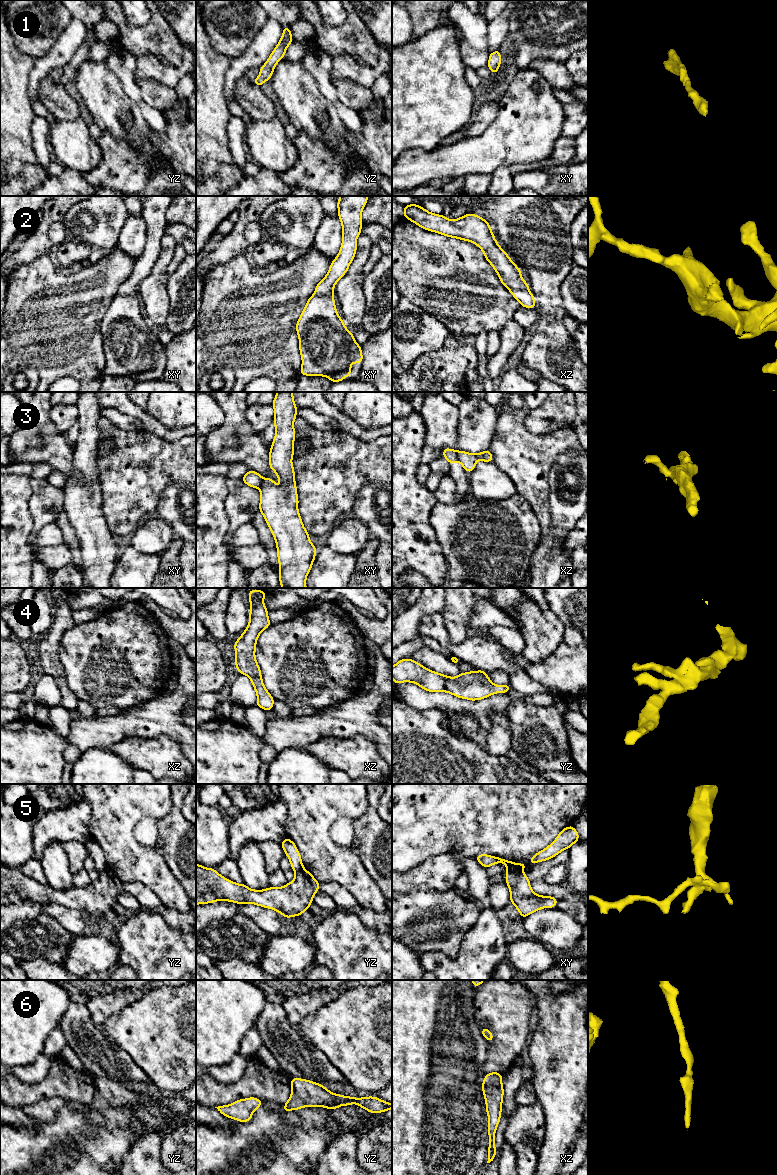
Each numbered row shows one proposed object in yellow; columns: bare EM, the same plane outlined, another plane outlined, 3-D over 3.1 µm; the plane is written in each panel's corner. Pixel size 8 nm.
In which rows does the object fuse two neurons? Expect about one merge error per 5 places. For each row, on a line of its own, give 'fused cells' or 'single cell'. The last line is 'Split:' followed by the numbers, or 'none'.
1: single cell
2: single cell
3: fused cells
4: single cell
5: single cell
6: single cell
Split: 3

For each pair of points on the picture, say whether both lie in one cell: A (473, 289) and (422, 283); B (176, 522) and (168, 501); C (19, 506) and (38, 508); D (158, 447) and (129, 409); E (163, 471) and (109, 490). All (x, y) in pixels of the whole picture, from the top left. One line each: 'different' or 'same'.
A: same
B: same
C: different
D: different
E: same

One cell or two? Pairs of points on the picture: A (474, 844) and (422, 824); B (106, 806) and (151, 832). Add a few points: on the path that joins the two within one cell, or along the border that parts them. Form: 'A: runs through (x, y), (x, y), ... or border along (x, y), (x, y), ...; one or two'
A: runs through (461, 831), (454, 824), (435, 824); one
B: border along (151, 816), (134, 827), (134, 837), (146, 845); two

